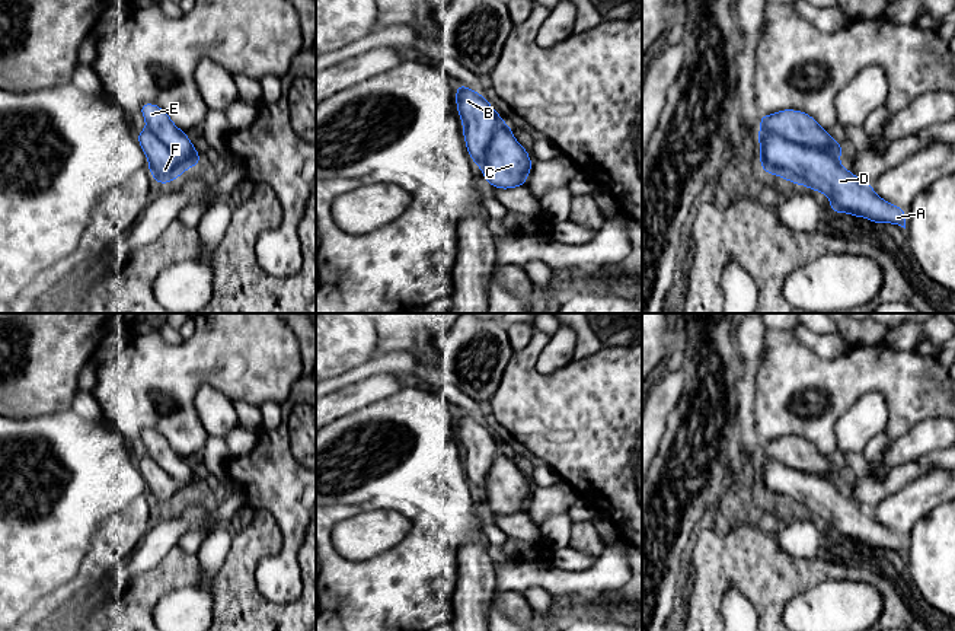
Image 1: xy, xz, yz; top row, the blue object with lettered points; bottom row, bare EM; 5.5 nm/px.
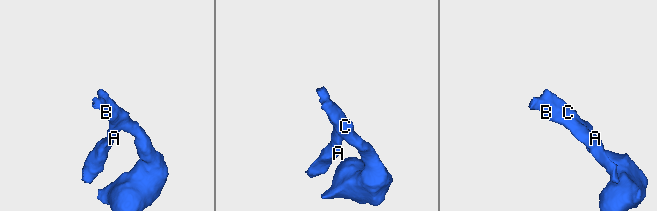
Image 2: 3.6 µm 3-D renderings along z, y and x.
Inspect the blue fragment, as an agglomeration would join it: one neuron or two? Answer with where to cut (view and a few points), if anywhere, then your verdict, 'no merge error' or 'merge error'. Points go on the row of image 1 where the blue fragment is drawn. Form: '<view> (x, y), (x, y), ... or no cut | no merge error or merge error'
no cut | no merge error

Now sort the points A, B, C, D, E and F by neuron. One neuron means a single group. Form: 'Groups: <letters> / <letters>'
Groups: A B C D E F

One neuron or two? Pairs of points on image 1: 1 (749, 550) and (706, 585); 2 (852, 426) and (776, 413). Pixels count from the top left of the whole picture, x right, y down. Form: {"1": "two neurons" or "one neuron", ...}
{"1": "one neuron", "2": "two neurons"}

